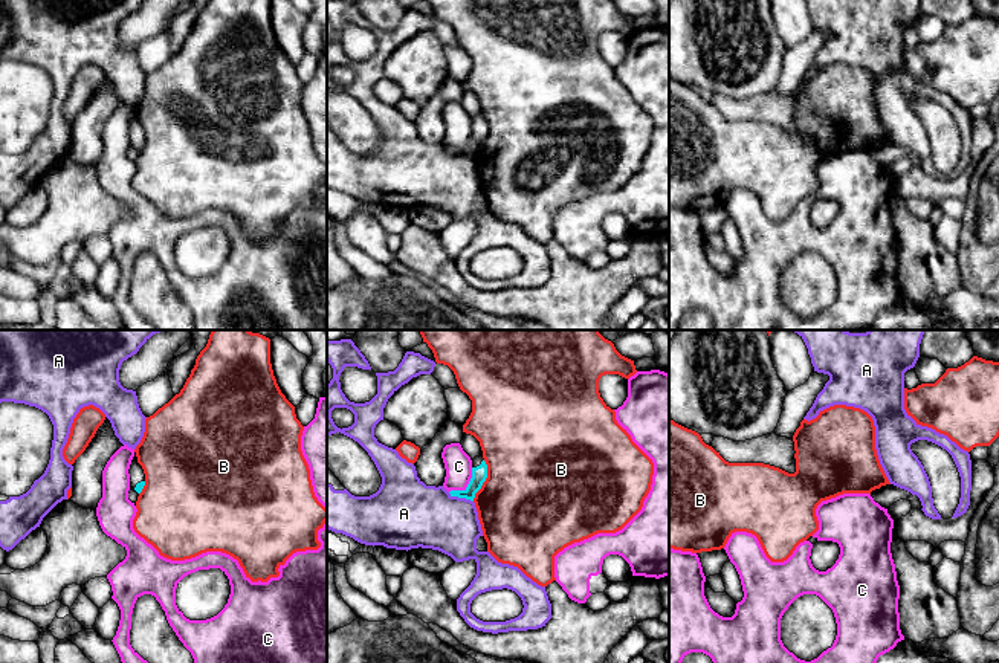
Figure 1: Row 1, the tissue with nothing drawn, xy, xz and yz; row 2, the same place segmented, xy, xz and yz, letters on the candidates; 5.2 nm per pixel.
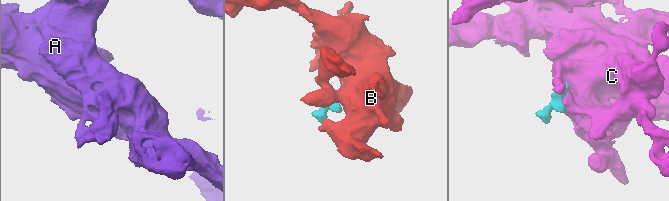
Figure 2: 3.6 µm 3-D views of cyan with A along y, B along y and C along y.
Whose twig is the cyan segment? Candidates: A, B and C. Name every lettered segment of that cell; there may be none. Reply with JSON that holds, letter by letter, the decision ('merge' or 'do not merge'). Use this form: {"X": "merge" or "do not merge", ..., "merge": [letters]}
{"A": "do not merge", "B": "do not merge", "C": "do not merge", "merge": []}

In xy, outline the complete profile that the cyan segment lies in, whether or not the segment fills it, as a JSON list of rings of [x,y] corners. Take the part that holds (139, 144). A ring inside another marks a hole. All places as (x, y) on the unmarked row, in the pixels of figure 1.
[[[136,110],[131,118],[128,131],[130,131],[130,145],[133,145],[137,151],[141,151],[145,144],[145,131],[142,124],[137,121]]]

